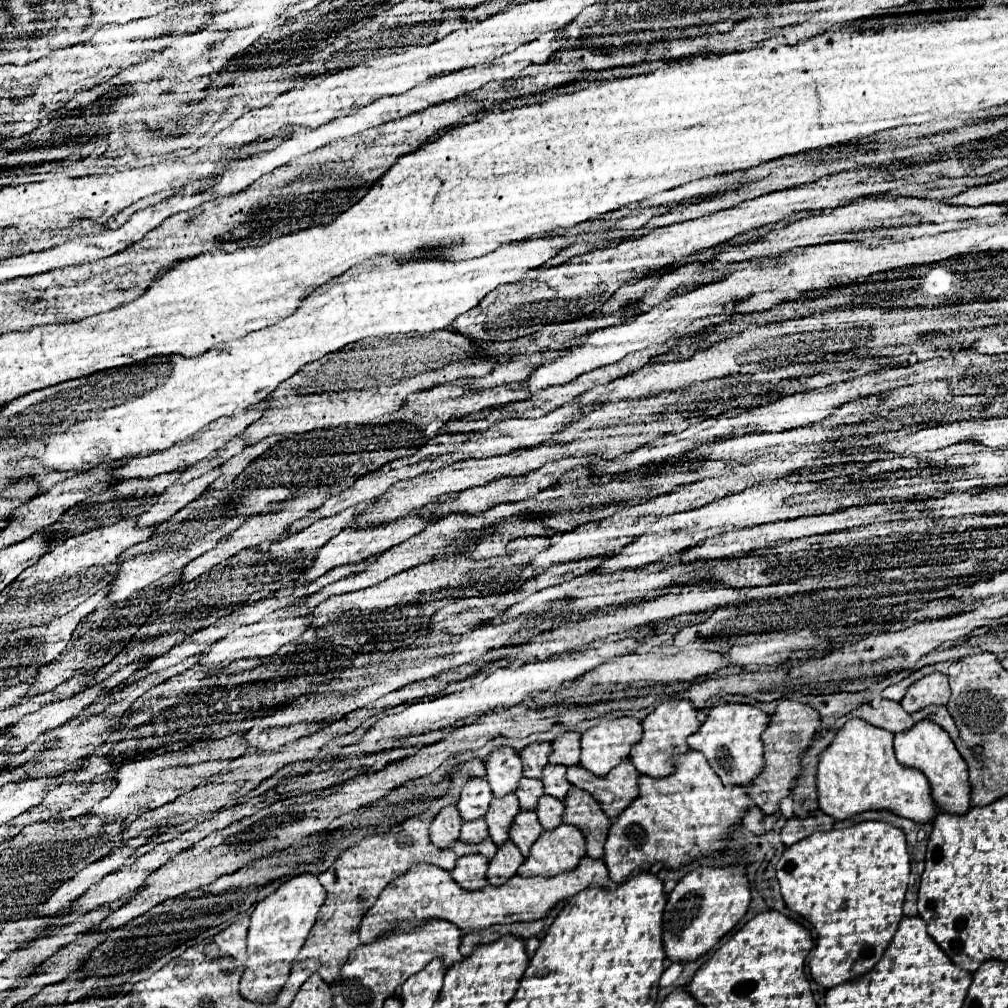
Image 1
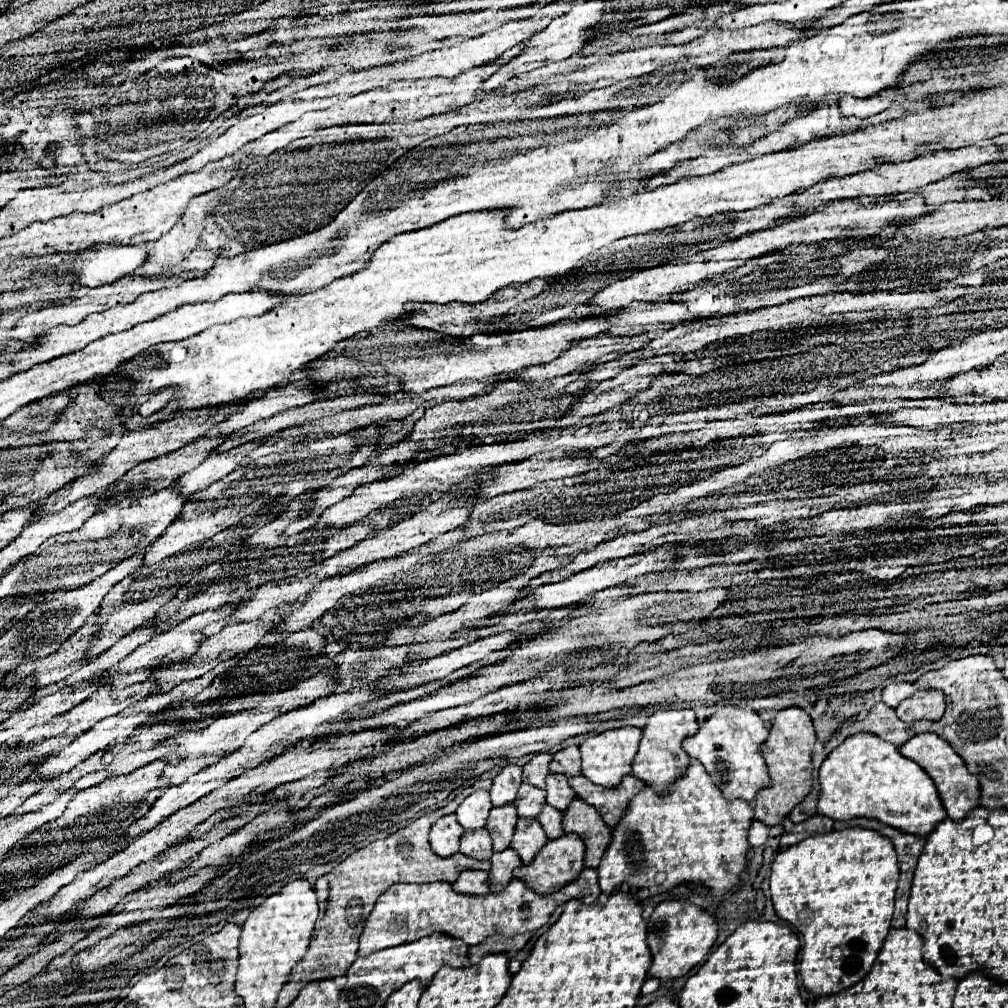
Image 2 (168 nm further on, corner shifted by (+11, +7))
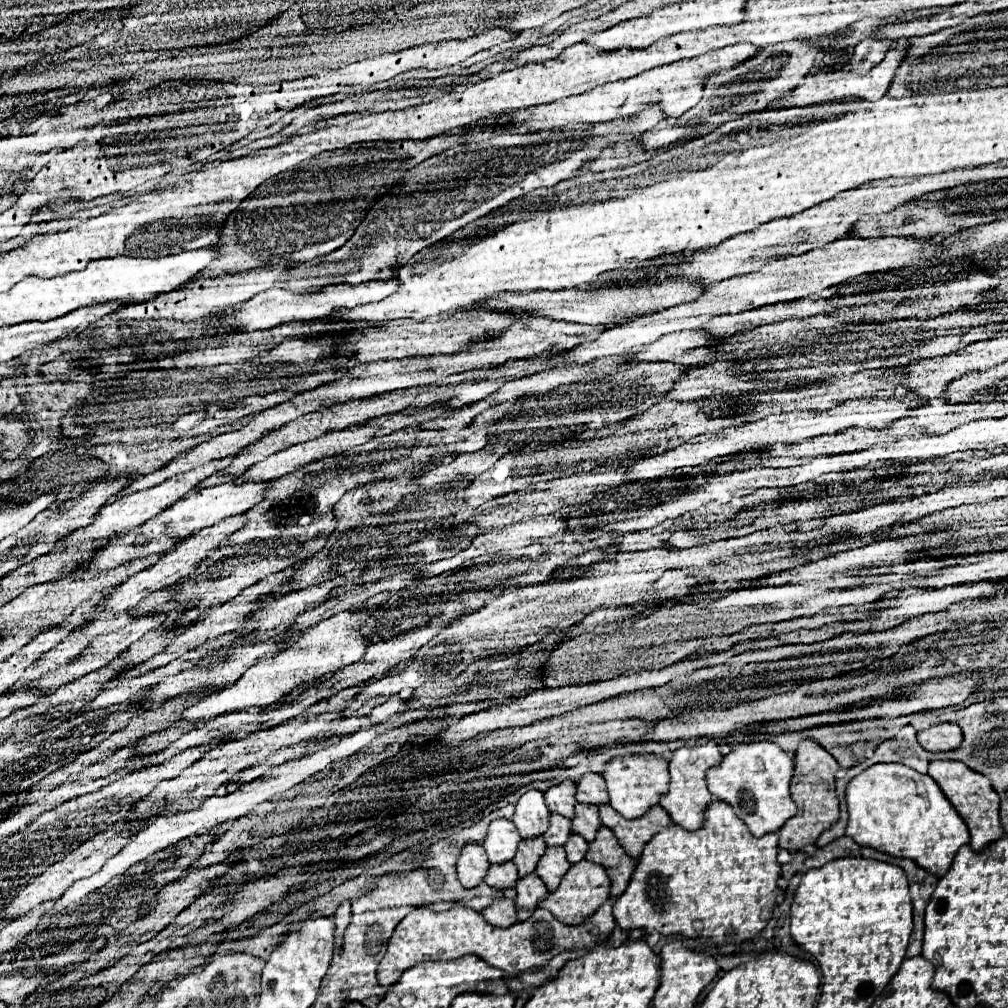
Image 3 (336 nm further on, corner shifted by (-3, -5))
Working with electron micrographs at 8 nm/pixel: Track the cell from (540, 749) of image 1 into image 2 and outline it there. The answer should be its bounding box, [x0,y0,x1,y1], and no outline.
[523,754,553,790]

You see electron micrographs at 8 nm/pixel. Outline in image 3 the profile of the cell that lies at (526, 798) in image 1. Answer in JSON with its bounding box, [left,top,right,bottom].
[543,812,571,846]

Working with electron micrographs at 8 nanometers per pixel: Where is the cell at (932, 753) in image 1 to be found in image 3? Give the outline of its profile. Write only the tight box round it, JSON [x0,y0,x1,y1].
[929,760,1005,850]

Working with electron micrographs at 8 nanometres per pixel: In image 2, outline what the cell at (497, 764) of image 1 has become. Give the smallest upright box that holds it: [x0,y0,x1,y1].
[491,766,521,806]

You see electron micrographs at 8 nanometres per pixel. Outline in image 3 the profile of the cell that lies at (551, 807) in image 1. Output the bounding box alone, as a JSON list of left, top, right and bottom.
[565,834,587,864]

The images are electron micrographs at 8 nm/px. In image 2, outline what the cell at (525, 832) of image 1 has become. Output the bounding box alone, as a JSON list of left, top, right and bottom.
[511,818,549,864]

